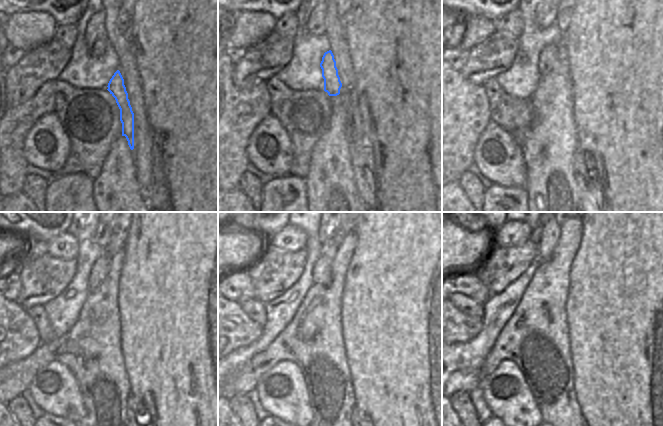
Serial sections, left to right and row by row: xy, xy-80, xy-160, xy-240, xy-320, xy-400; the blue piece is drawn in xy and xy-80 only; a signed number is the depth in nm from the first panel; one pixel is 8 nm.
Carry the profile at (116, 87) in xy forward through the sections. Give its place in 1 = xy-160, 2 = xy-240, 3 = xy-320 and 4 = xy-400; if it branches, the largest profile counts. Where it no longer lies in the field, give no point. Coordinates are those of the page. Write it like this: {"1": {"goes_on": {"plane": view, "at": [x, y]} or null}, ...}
{"1": {"goes_on": {"plane": "xy-160", "at": [548, 56]}}, "2": {"goes_on": {"plane": "xy-240", "at": [101, 267]}}, "3": {"goes_on": {"plane": "xy-320", "at": [322, 270]}}, "4": {"goes_on": {"plane": "xy-400", "at": [549, 232]}}}

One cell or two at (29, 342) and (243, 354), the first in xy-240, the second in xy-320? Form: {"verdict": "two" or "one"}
{"verdict": "two"}

